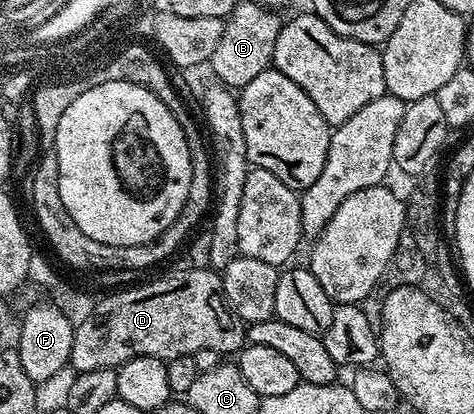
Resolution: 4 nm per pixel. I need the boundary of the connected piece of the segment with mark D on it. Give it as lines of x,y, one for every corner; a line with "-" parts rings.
197,266
197,276
189,276
189,280
185,280
185,288
177,288
177,292
165,292
165,296
153,296
153,300
141,300
141,296
122,296
120,291
110,291
103,296
86,315
89,317
73,329
68,367
73,368
74,373
103,368
118,369
136,356
150,356
168,362
180,356
192,356
199,350
237,354
247,343
246,321
233,311
225,294
222,273
208,266

